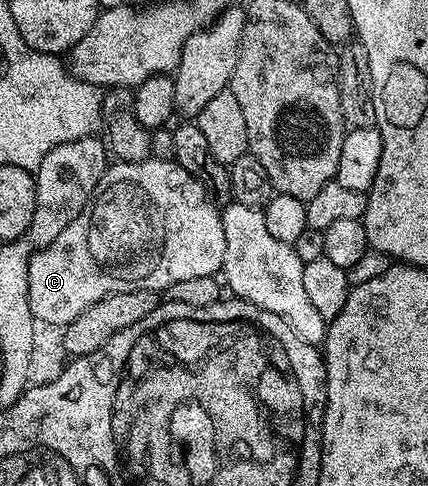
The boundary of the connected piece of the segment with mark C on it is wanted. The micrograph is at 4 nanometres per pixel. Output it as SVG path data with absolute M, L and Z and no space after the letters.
M175 160L108 164L87 208L79 212L77 219L57 239L31 254L31 262L27 264L28 297L36 322L62 327L77 319L85 307L93 307L93 303L114 293L142 289L165 291L173 283L181 283L181 279L215 277L225 259L221 213L206 199L194 201L196 190L192 185L191 177Z

